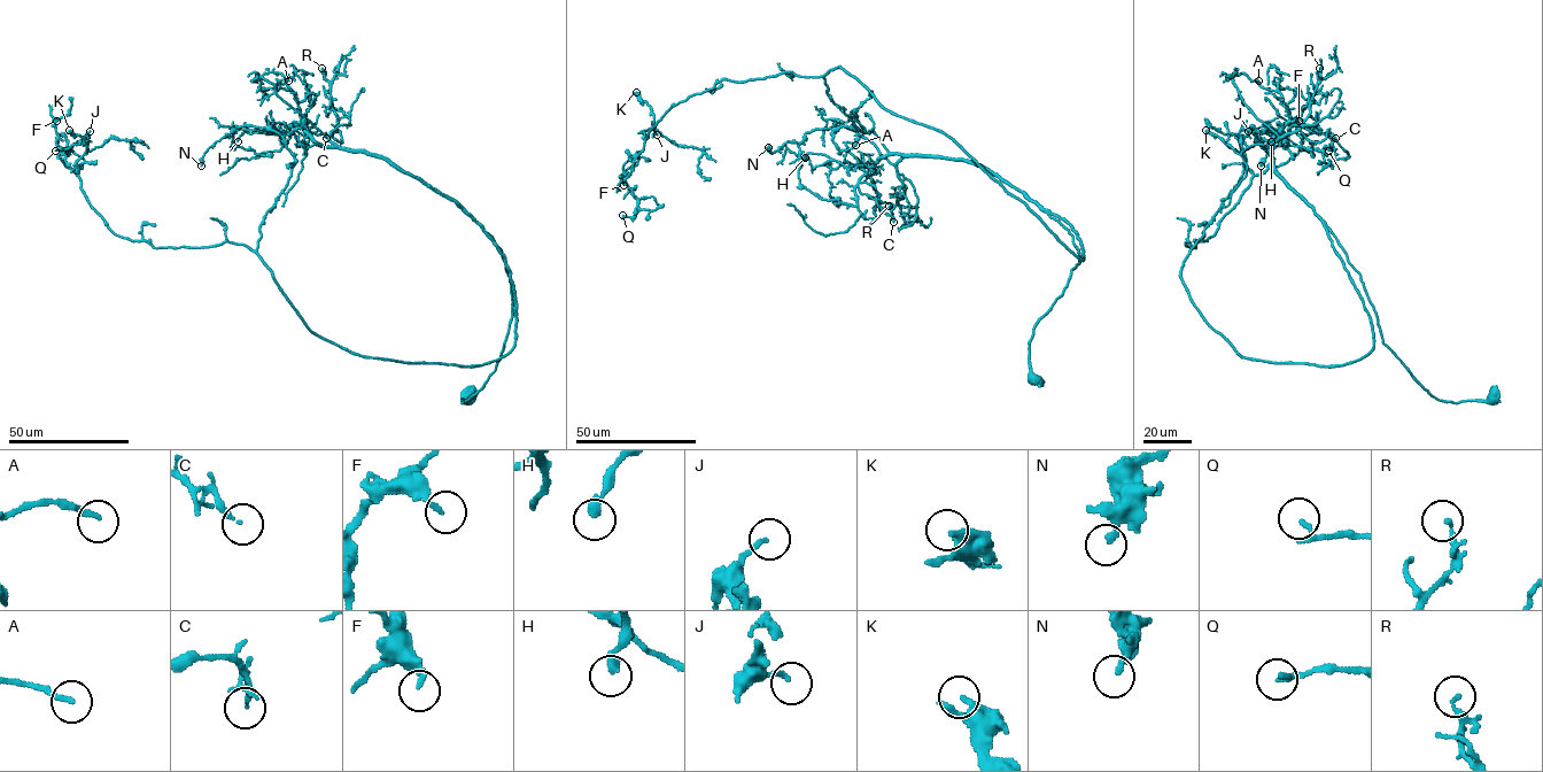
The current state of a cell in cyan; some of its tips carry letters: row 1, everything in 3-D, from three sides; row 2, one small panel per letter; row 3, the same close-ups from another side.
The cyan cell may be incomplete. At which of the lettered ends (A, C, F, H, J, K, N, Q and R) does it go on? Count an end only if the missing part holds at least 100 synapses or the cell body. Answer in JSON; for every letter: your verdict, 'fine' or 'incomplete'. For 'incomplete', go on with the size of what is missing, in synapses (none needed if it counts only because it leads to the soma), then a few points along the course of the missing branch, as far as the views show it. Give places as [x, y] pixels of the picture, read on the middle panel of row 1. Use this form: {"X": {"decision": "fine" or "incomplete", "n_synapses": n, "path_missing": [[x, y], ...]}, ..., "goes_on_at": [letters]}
{"A": {"decision": "fine"}, "C": {"decision": "fine"}, "F": {"decision": "fine"}, "H": {"decision": "fine"}, "J": {"decision": "fine"}, "K": {"decision": "fine"}, "N": {"decision": "fine"}, "Q": {"decision": "fine"}, "R": {"decision": "fine"}, "goes_on_at": []}

